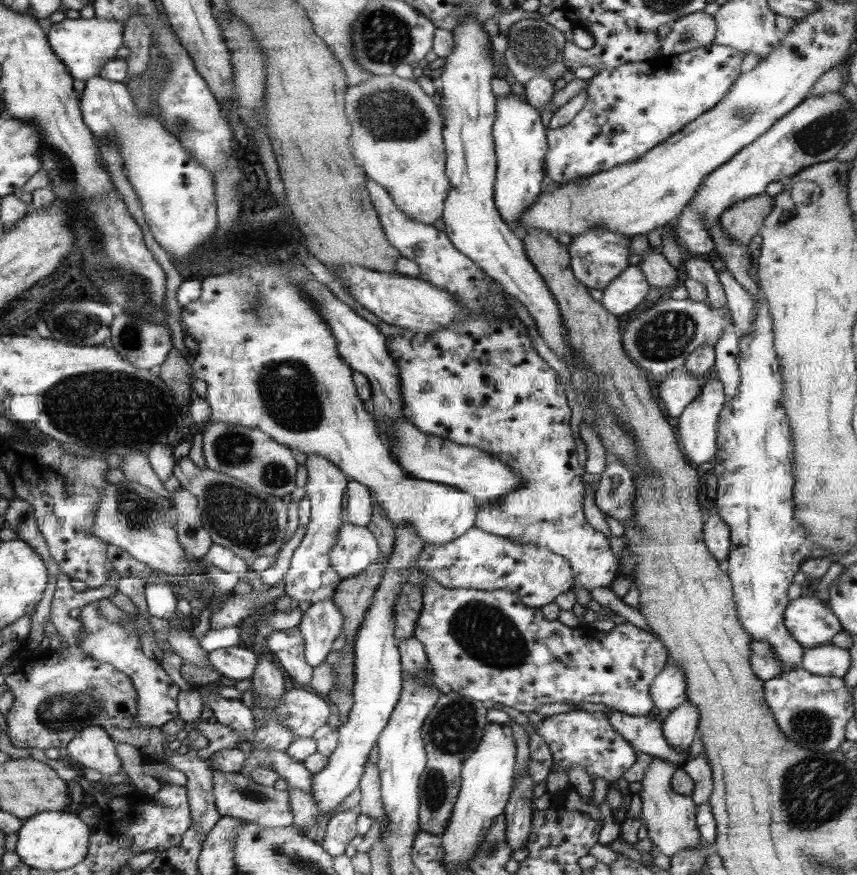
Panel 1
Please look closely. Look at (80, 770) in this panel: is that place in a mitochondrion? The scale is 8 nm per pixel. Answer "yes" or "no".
no

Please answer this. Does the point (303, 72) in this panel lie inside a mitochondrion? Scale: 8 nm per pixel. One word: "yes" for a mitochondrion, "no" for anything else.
no

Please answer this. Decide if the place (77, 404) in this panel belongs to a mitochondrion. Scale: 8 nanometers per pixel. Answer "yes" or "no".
yes

